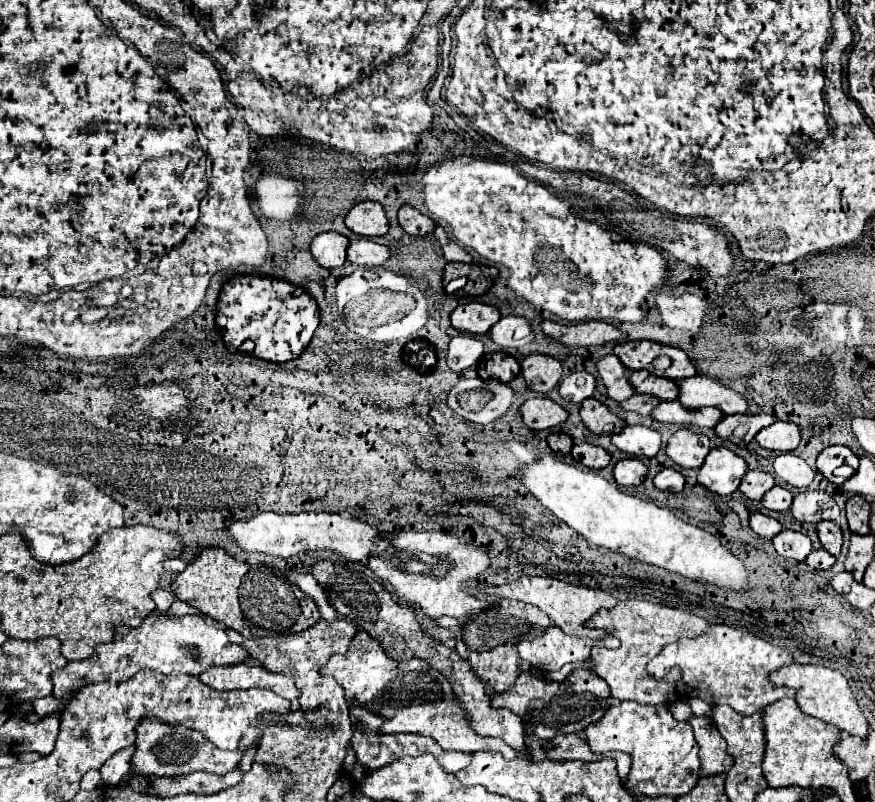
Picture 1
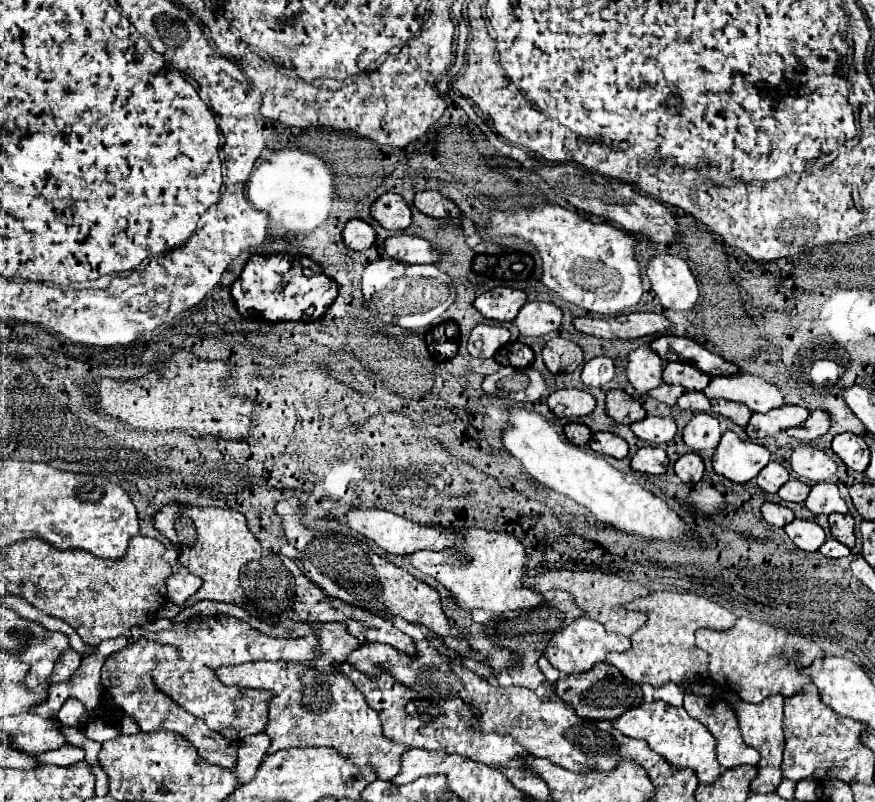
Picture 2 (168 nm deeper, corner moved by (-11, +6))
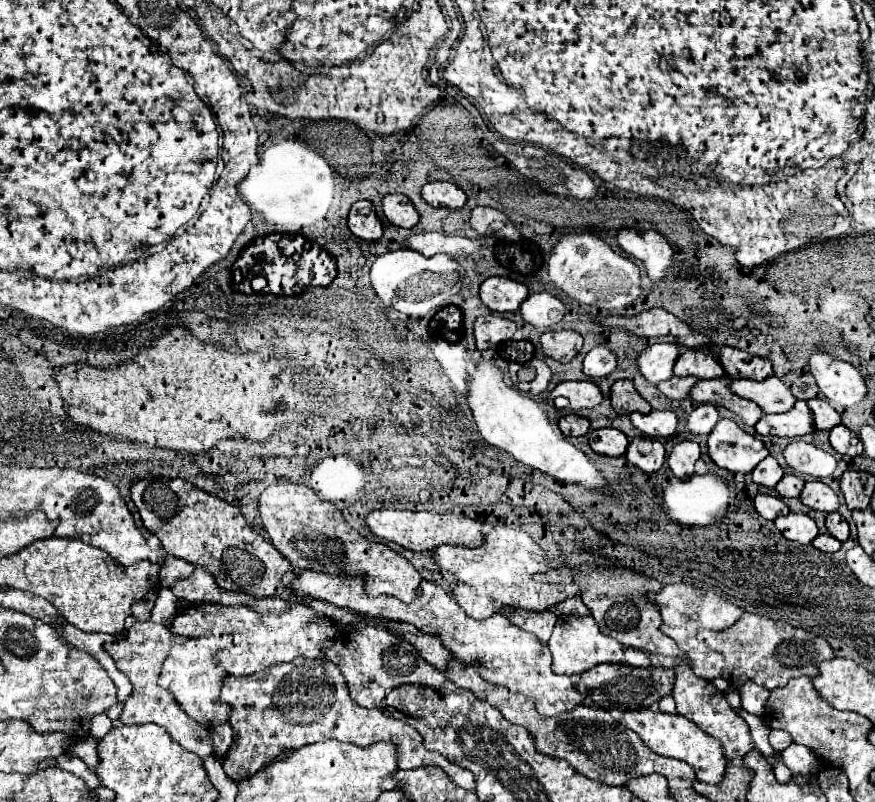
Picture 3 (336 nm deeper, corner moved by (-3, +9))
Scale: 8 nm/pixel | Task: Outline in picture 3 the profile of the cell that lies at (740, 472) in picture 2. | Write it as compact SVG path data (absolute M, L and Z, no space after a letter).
M723 418L717 422L713 432L709 434L707 446L709 456L717 466L741 474L751 474L753 468L765 456L769 456L765 444L739 428L739 424L731 418Z

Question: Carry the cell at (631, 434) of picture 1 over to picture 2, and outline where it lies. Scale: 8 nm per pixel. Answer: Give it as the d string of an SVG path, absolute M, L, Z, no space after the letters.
M649 415L643 421L633 423L631 425L631 431L641 441L647 441L649 445L663 445L663 443L669 443L675 437L677 425L669 417L651 417Z

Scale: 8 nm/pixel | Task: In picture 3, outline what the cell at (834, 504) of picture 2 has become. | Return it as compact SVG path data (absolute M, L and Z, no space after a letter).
M809 480L809 482L805 482L805 488L803 488L799 500L801 500L805 506L809 506L809 508L821 510L821 512L827 512L827 514L829 514L829 512L835 512L835 510L839 508L839 498L837 498L837 494L835 494L827 484L823 484L823 482L819 482L819 480Z

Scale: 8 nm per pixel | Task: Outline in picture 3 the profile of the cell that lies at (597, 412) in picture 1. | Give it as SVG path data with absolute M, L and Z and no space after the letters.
M617 380L611 388L611 404L617 414L627 412L643 412L647 414L651 410L649 402L639 396L639 392L633 388L633 382L629 380Z

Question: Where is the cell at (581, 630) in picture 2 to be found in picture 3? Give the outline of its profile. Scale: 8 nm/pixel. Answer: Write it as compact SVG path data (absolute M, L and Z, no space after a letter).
M561 616L549 638L549 650L553 654L553 672L557 674L583 674L589 668L603 662L623 662L621 644L605 636L593 616Z

